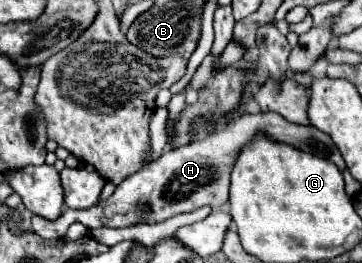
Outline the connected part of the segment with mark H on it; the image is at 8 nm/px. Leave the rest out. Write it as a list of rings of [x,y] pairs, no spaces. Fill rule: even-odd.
[[[243,113],[235,119],[231,119],[229,125],[219,129],[215,135],[211,135],[203,141],[197,141],[197,143],[193,141],[189,145],[181,145],[173,151],[167,151],[157,161],[143,167],[143,171],[129,175],[123,183],[117,185],[115,193],[105,203],[99,203],[99,205],[83,209],[83,211],[63,209],[63,213],[55,221],[47,221],[45,217],[33,215],[31,217],[33,231],[37,235],[41,235],[43,239],[61,239],[61,237],[65,237],[69,225],[75,221],[83,223],[89,229],[97,229],[103,225],[105,227],[127,227],[127,225],[135,225],[135,223],[161,223],[161,221],[171,219],[179,213],[195,211],[201,207],[215,209],[215,207],[227,203],[231,167],[233,167],[241,147],[245,143],[249,143],[251,137],[259,129],[265,131],[265,135],[269,135],[271,139],[289,143],[289,145],[293,145],[301,151],[307,151],[307,153],[315,153],[317,157],[325,157],[325,159],[333,161],[341,171],[345,169],[345,161],[343,161],[339,149],[331,143],[331,137],[327,133],[315,129],[313,125],[295,125],[295,123],[289,123],[287,119],[279,119],[279,115],[275,115],[275,113],[257,113],[257,115]]]

